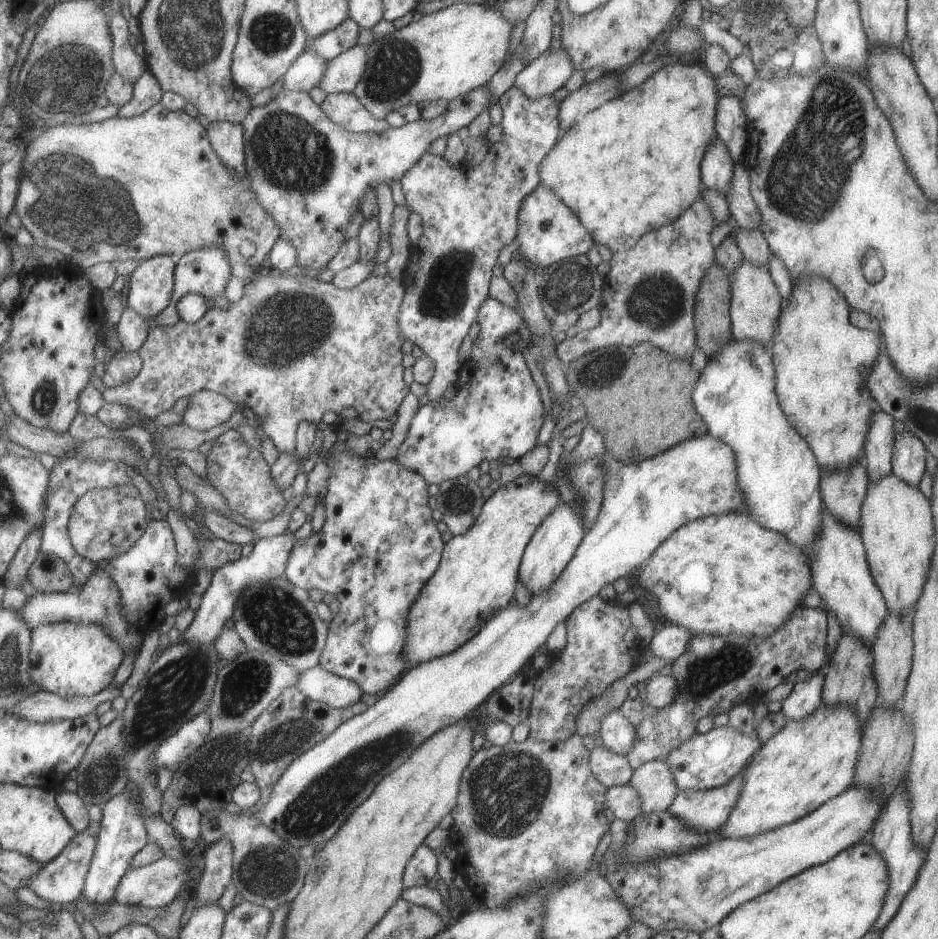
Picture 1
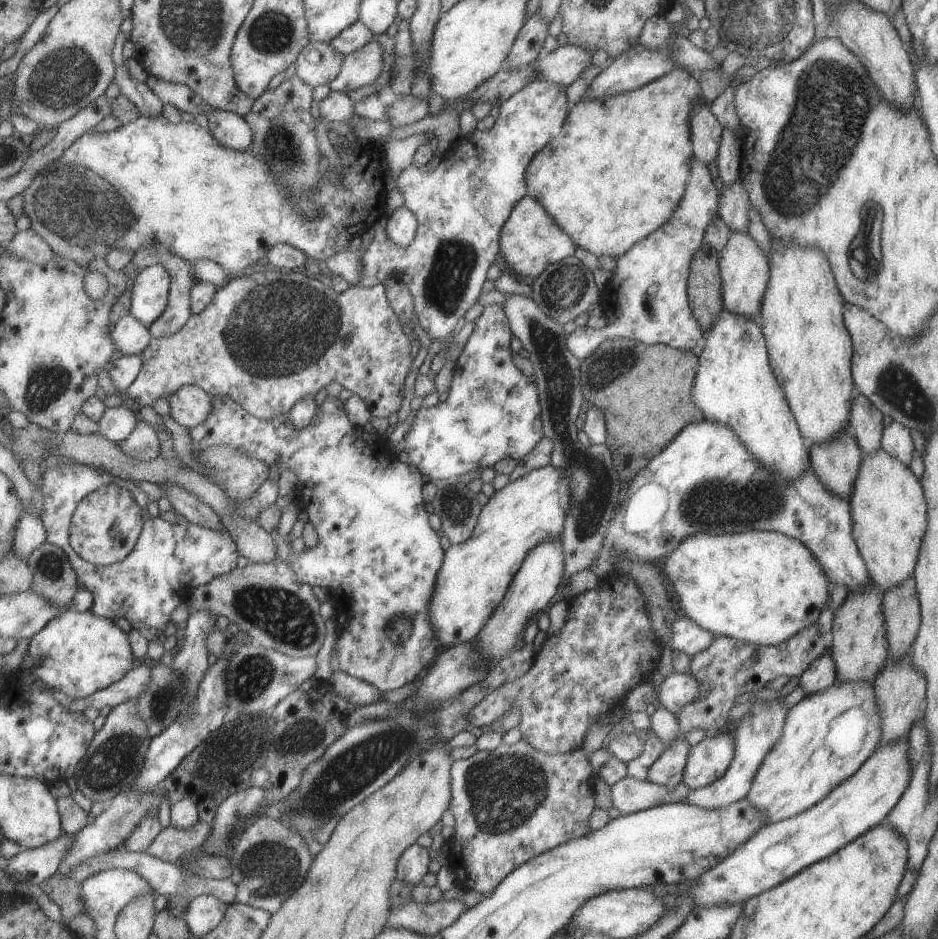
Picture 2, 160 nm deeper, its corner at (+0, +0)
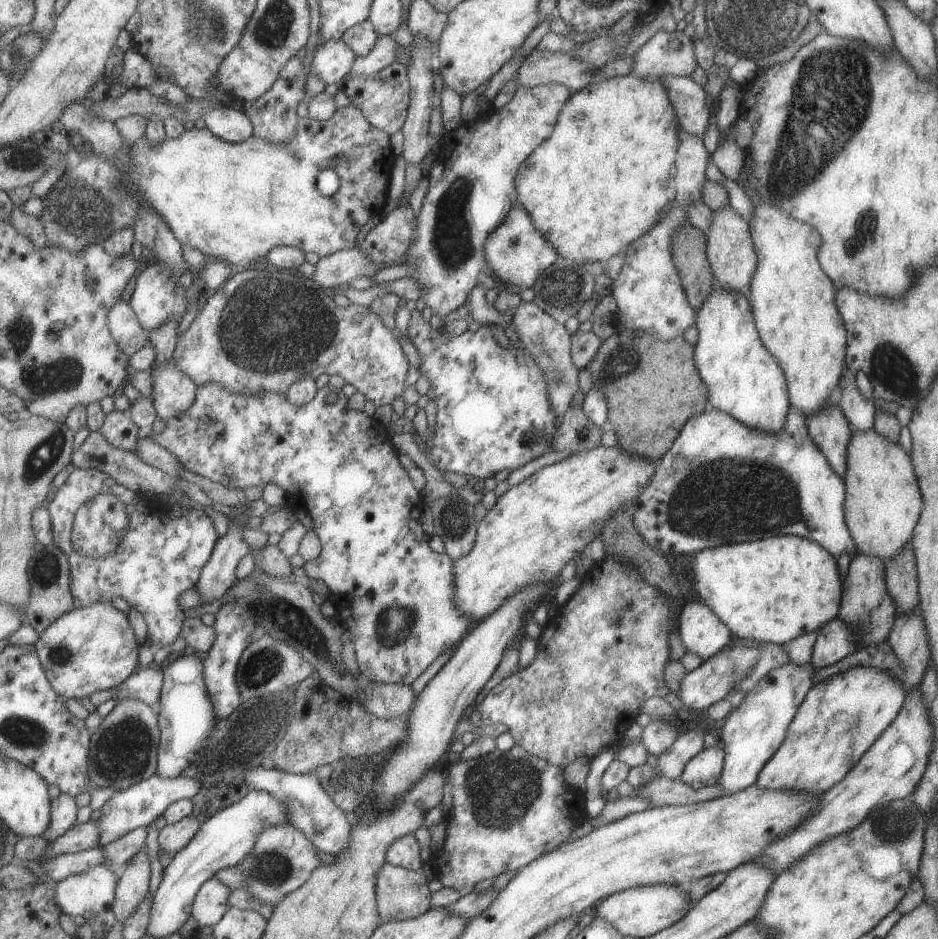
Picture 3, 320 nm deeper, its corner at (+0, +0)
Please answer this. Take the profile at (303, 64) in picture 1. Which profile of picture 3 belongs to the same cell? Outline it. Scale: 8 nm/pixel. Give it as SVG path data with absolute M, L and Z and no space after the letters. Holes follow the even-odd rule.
M341 39L326 40L315 53L311 60L314 73L324 84L339 84L352 67L356 56Z

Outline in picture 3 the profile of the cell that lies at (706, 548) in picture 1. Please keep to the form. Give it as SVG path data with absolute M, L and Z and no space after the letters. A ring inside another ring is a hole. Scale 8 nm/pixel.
M779 535L758 541L751 541L749 544L731 544L731 546L720 546L710 549L703 549L699 552L685 557L687 565L687 574L691 582L693 592L697 594L696 600L704 602L715 614L717 618L731 631L733 638L749 639L750 641L758 641L759 643L771 643L782 645L788 640L793 640L797 636L813 632L815 628L821 628L826 622L838 616L838 607L841 598L842 576L837 568L834 556L827 552L820 544L815 541L801 538L795 535Z

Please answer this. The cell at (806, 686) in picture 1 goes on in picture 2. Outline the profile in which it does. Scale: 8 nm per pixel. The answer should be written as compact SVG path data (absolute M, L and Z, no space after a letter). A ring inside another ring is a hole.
M830 646L821 653L821 656L814 658L798 677L798 685L807 695L819 692L833 684L837 676Z

